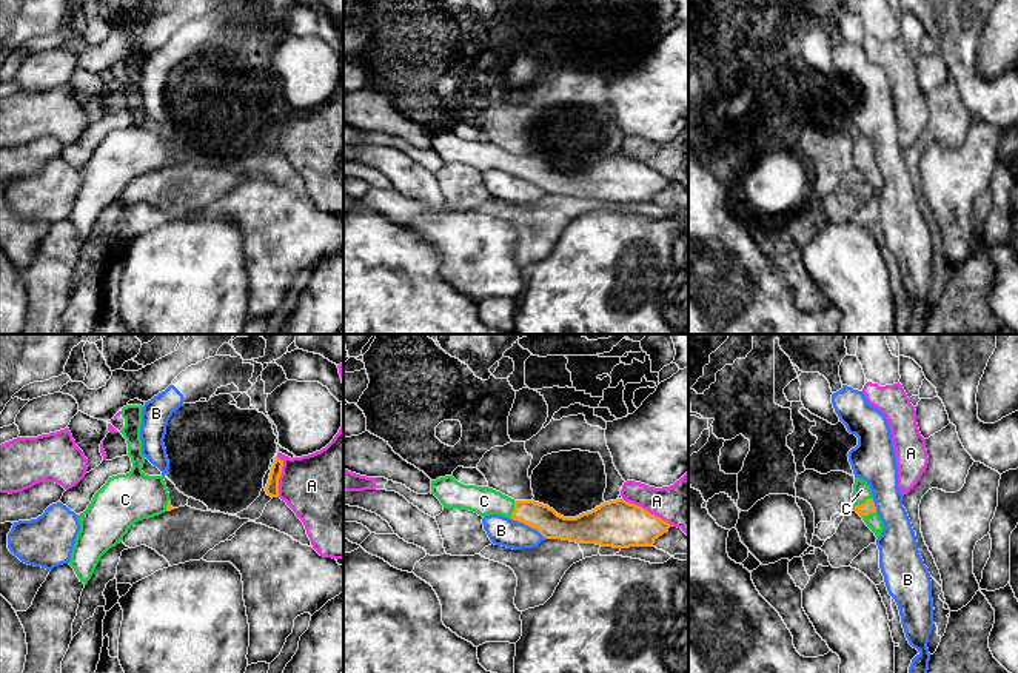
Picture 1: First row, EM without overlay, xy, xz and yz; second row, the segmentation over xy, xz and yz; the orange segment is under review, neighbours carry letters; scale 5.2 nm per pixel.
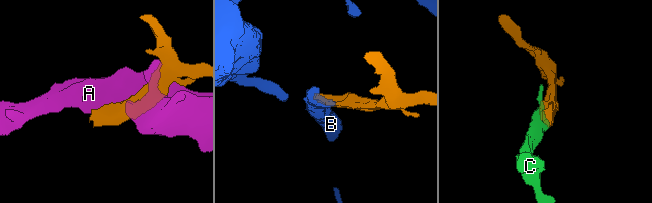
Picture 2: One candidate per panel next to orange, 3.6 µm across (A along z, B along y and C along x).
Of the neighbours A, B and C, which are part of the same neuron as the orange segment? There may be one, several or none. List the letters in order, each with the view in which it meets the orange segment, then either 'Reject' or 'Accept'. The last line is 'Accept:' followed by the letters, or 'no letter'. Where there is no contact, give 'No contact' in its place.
A: Touches orange in xz. Reject
B: Touches orange in xz. Reject
C: Touches orange in yz. Accept
Accept: C

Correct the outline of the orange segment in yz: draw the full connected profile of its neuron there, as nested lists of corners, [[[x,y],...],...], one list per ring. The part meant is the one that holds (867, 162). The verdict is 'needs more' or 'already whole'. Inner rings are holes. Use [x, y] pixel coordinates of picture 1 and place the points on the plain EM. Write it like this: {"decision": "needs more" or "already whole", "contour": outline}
{"decision": "needs more", "contour": [[[855,132],[852,159],[853,166],[856,166],[862,172],[866,180],[875,188],[875,191],[879,193],[884,180],[876,168],[873,149],[869,139],[859,132]]]}

